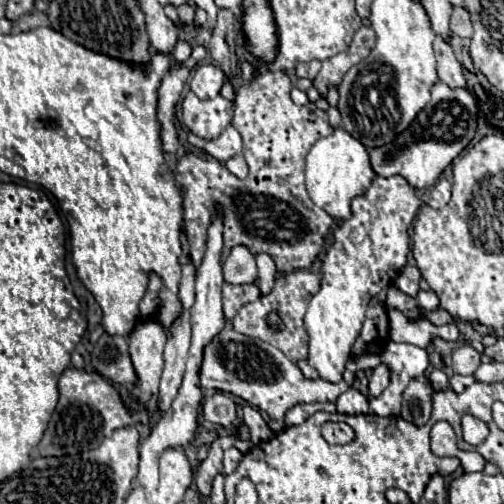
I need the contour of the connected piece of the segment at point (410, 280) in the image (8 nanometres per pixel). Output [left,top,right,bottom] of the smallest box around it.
[395,266,421,298]

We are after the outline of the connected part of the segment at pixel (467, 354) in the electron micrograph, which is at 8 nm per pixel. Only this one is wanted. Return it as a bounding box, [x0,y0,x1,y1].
[453,344,481,376]

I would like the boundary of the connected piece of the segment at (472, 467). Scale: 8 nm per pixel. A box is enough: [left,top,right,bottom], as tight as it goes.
[457,452,485,472]

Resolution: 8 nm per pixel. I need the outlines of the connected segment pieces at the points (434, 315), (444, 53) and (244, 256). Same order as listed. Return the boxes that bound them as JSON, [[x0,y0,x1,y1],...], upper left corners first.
[[427,310,455,326],[433,36,467,88],[223,246,257,284]]

